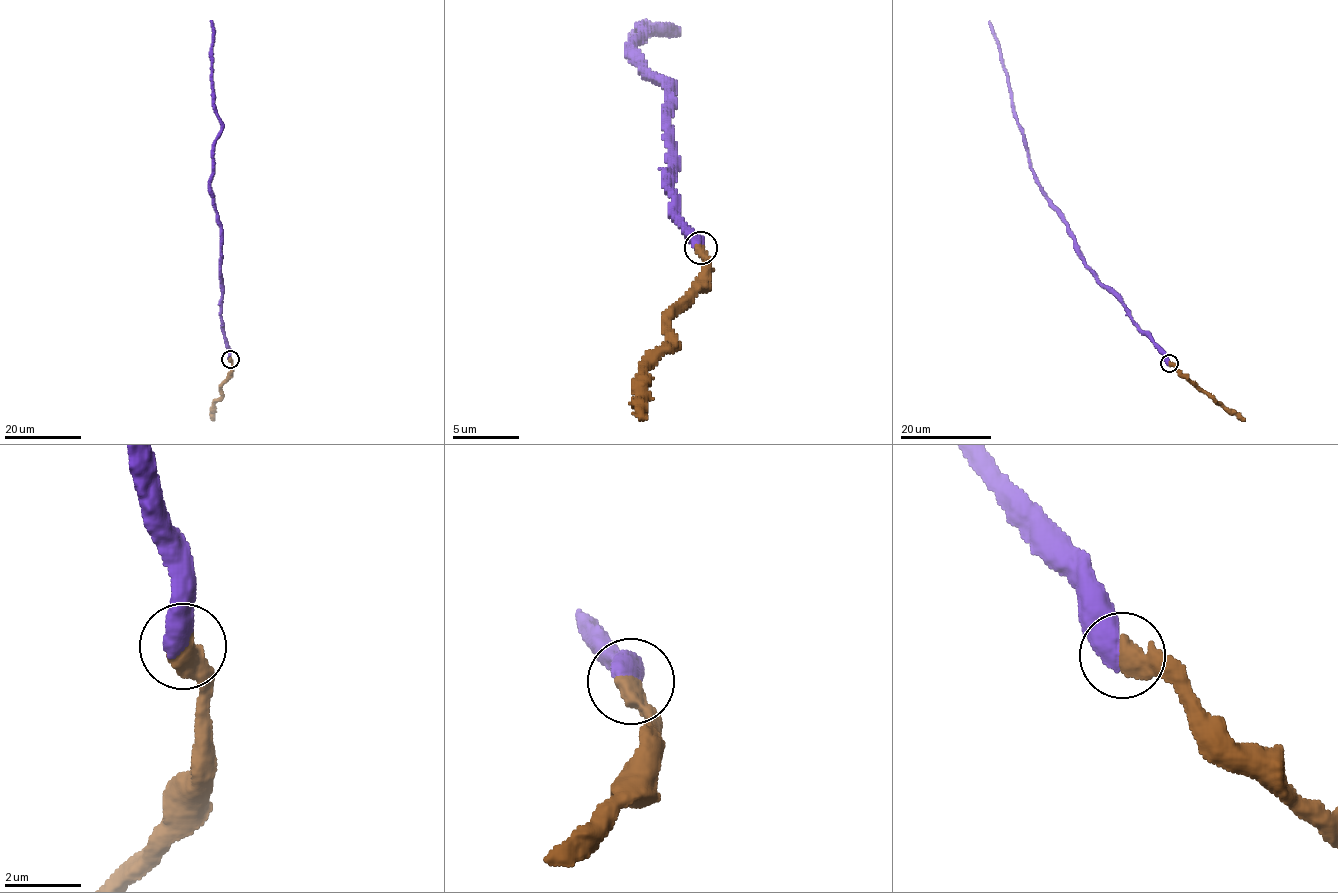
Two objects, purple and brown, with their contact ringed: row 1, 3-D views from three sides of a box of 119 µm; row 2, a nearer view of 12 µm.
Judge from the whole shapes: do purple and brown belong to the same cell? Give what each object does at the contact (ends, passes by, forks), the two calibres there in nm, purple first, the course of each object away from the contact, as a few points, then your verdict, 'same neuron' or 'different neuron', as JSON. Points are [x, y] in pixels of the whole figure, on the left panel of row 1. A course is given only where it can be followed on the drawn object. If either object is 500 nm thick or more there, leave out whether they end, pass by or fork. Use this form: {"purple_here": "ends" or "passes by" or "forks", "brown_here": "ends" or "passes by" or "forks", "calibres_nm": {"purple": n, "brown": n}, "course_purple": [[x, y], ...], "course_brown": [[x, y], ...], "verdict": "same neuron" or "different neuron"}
{"calibres_nm": {"purple": 600, "brown": 600}, "course_purple": [[229, 359], [221, 310], [221, 226], [210, 186], [212, 152], [221, 129], [212, 83], [213, 27], [210, 20]], "course_brown": [[229, 359], [231, 370], [221, 386], [221, 396], [214, 404], [212, 420]], "verdict": "same neuron"}

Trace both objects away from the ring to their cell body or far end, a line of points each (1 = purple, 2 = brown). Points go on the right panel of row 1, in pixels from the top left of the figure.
1: (1169, 364), (1165, 352), (1139, 328), (1130, 311), (1086, 264), (1063, 214), (1039, 185), (989, 21)
2: (1169, 364), (1245, 421)

